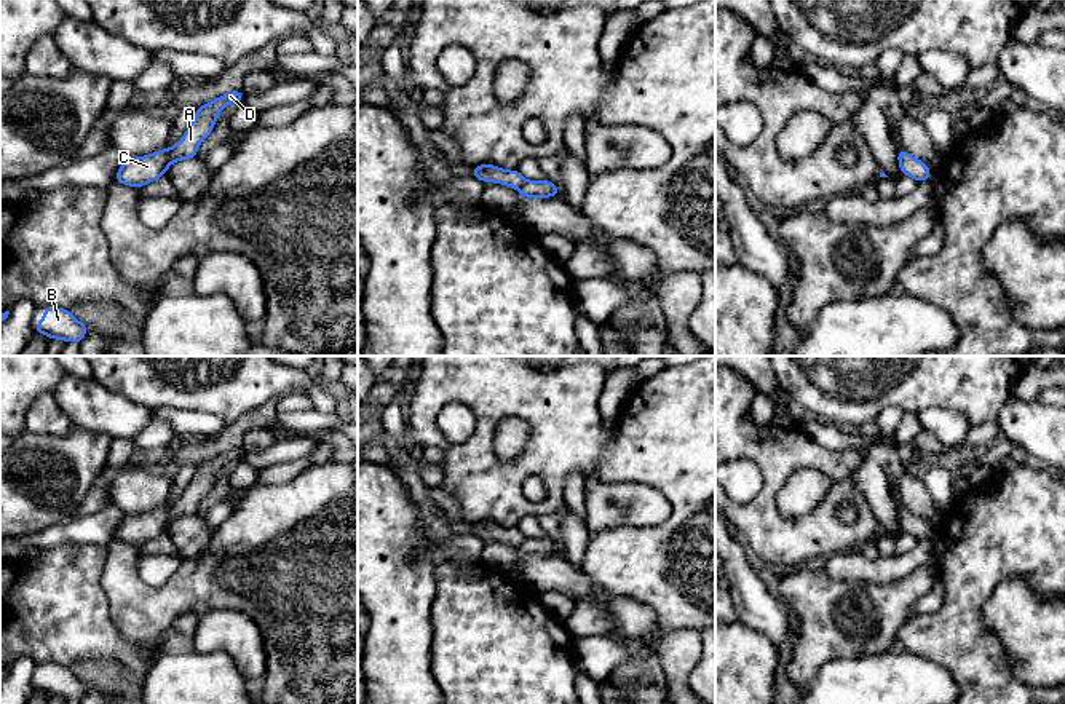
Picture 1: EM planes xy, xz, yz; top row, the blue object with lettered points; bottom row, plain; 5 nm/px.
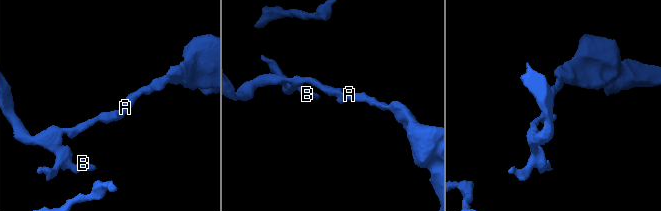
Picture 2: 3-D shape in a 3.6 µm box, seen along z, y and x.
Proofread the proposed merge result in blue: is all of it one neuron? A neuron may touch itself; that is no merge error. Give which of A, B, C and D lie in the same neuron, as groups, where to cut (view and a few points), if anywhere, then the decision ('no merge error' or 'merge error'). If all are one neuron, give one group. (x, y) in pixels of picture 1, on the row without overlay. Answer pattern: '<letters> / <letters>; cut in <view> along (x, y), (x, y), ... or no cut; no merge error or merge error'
A D / B C; cut in xy along (165, 506), (166, 527); merge error

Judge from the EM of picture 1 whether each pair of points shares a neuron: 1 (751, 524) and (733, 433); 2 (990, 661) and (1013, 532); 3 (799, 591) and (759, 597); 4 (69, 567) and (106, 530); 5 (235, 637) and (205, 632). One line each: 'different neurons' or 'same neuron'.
1: same neuron
2: same neuron
3: different neurons
4: different neurons
5: same neuron

